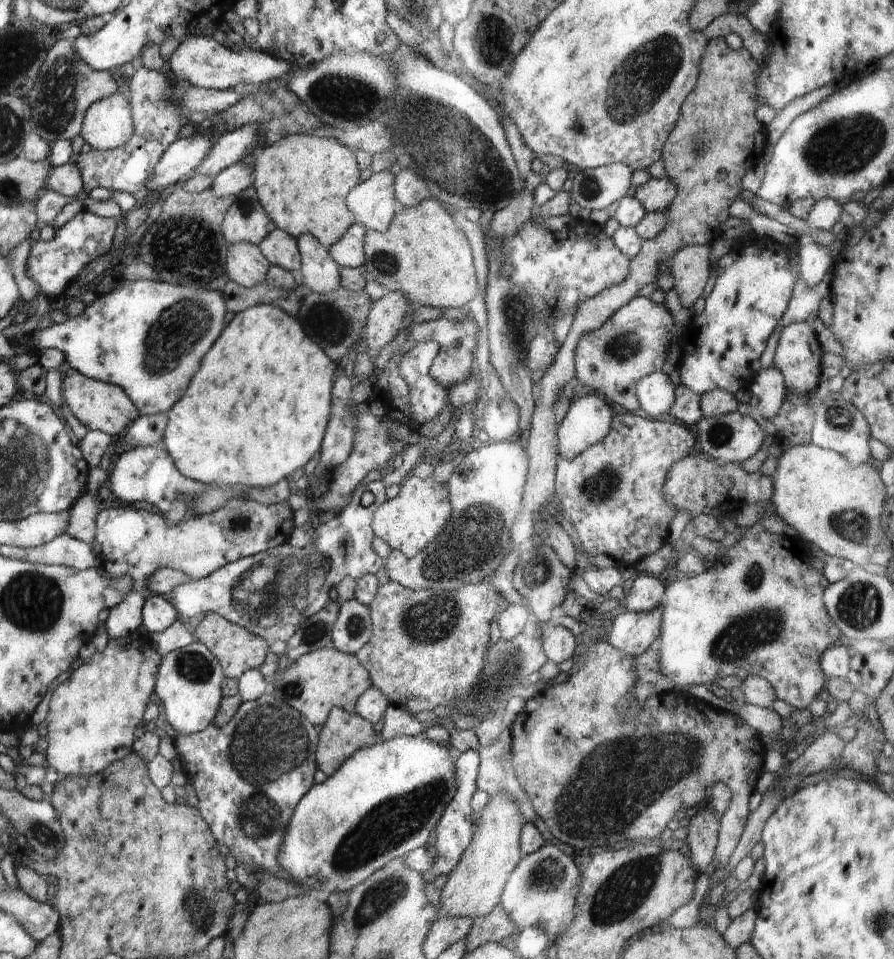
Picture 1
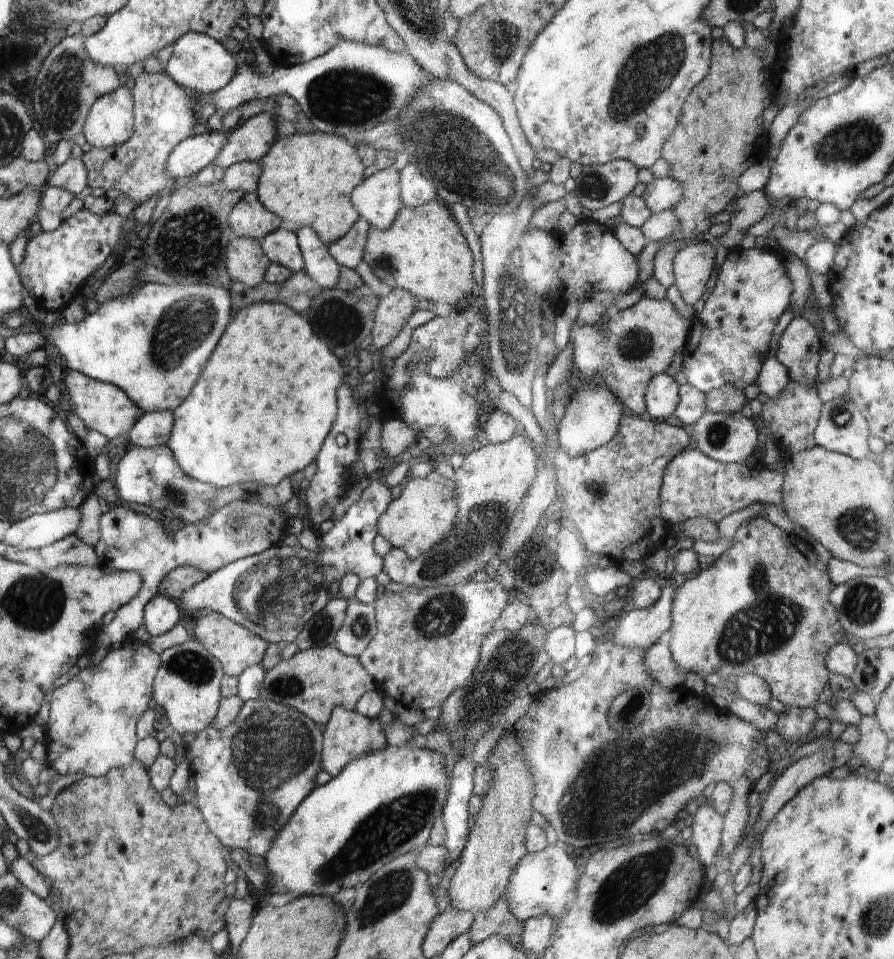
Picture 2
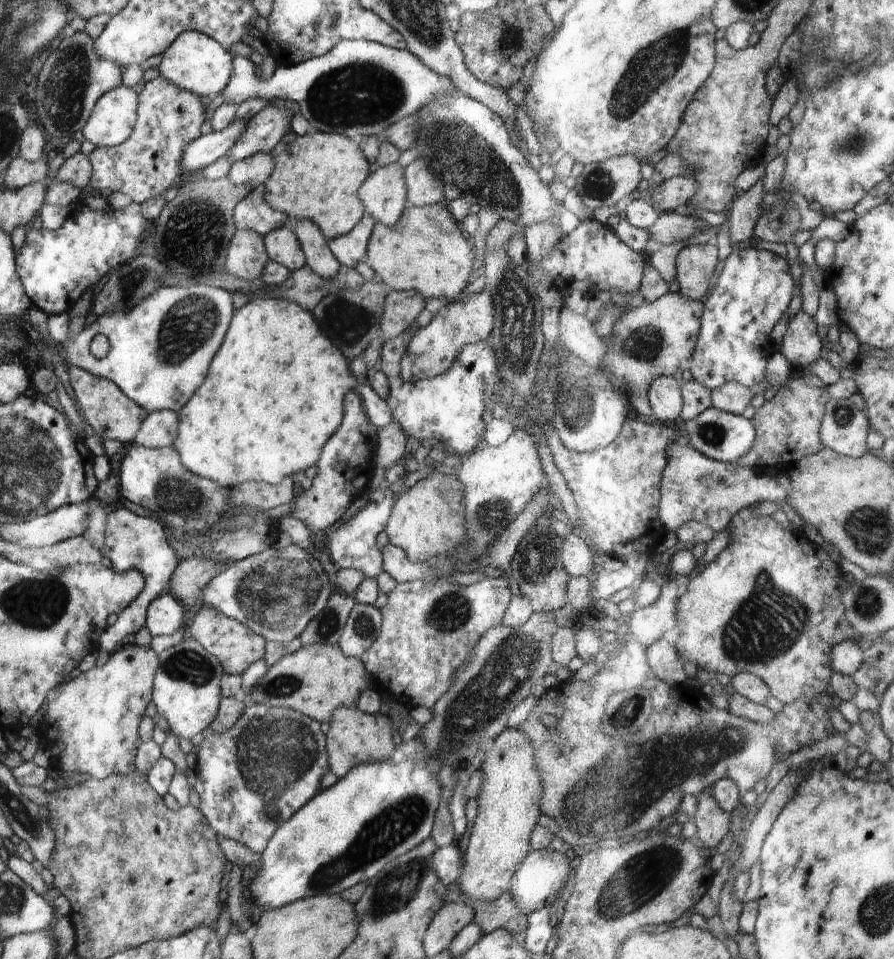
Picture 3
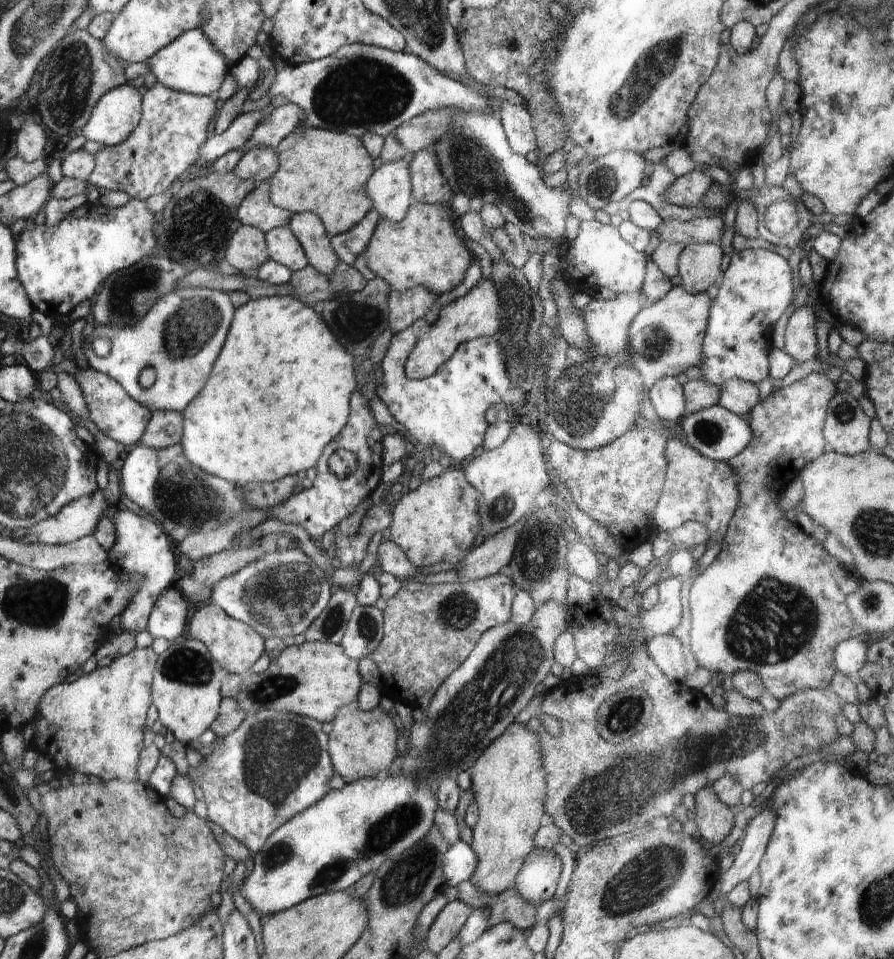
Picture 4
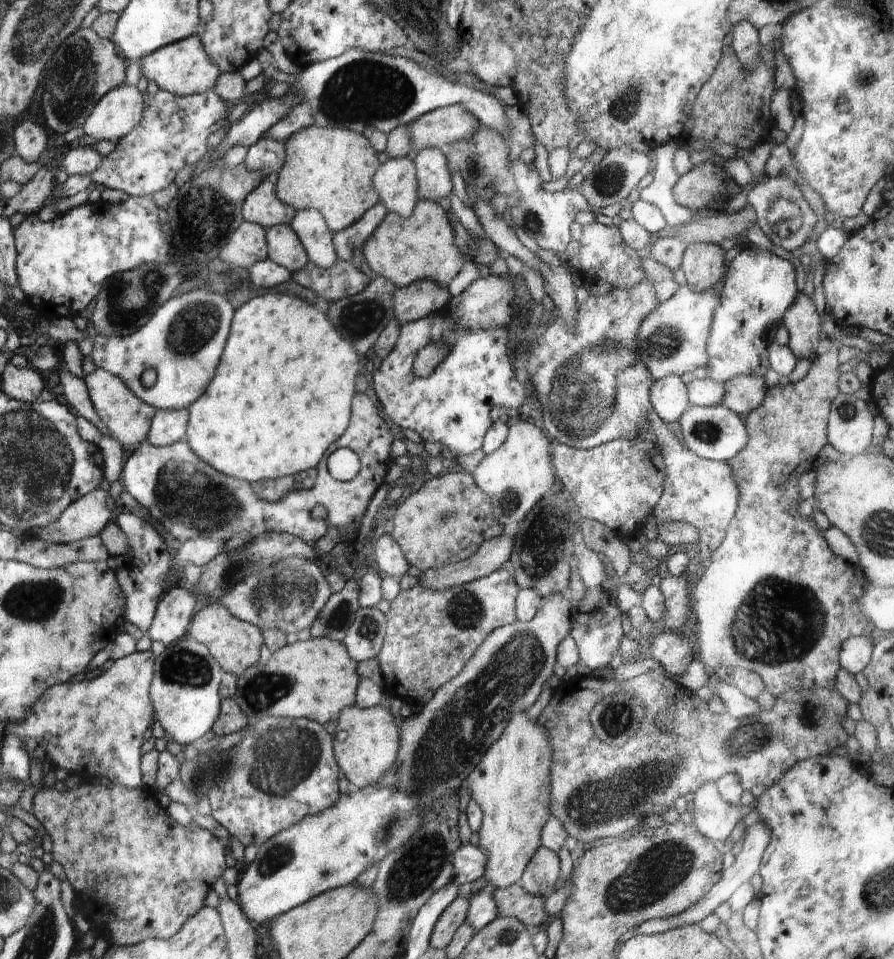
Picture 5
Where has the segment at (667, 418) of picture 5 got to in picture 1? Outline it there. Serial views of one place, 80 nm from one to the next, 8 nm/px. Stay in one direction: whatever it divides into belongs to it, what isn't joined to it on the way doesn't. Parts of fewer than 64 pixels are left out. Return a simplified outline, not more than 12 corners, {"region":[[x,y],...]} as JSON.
{"region":[[660,370],[637,382],[645,414],[660,418],[675,403],[670,377]]}

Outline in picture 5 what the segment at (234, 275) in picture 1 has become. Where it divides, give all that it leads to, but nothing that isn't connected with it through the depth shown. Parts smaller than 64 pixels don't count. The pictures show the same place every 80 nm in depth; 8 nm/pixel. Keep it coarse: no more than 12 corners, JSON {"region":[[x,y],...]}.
{"region":[[244,221],[217,257],[248,270],[266,258],[262,226]]}

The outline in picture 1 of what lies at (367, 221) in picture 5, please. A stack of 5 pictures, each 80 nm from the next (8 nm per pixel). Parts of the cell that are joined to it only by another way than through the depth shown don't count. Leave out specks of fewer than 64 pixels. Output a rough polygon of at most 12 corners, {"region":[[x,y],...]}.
{"region":[[354,224],[329,247],[334,262],[362,268],[365,232]]}

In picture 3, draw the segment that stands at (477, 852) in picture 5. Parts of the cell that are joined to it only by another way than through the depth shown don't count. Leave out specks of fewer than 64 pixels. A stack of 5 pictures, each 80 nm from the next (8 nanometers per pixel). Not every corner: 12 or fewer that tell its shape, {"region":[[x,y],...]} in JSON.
{"region":[[455,843],[437,848],[431,865],[444,885],[456,883],[465,856]]}

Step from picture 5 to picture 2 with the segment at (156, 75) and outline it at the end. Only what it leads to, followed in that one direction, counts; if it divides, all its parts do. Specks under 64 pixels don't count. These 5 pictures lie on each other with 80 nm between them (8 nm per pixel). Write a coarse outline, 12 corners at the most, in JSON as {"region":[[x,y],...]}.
{"region":[[190,31],[163,66],[180,86],[208,96],[239,69],[221,42]]}

